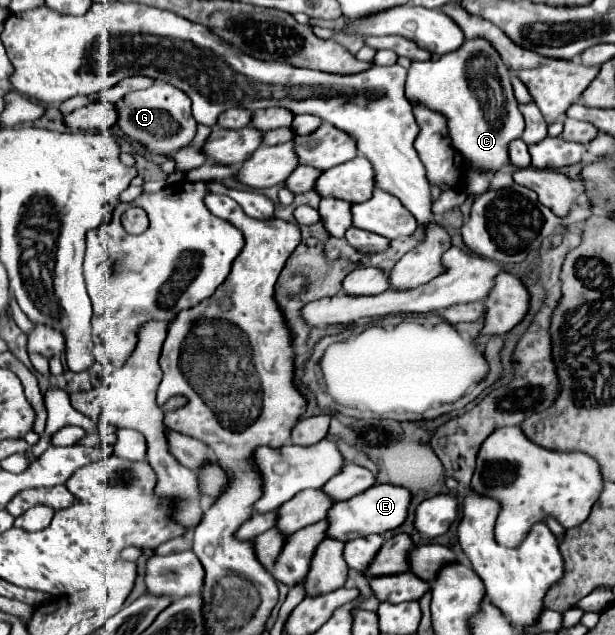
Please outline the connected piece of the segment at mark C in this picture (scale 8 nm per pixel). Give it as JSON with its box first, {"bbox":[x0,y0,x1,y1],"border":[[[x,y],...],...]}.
{"bbox":[406,38,524,172],"border":[[[482,38],[466,40],[460,50],[444,54],[438,60],[412,62],[406,78],[406,98],[422,102],[448,118],[452,144],[470,162],[472,170],[498,172],[510,162],[508,144],[524,132],[524,118],[512,94],[508,68]]]}

